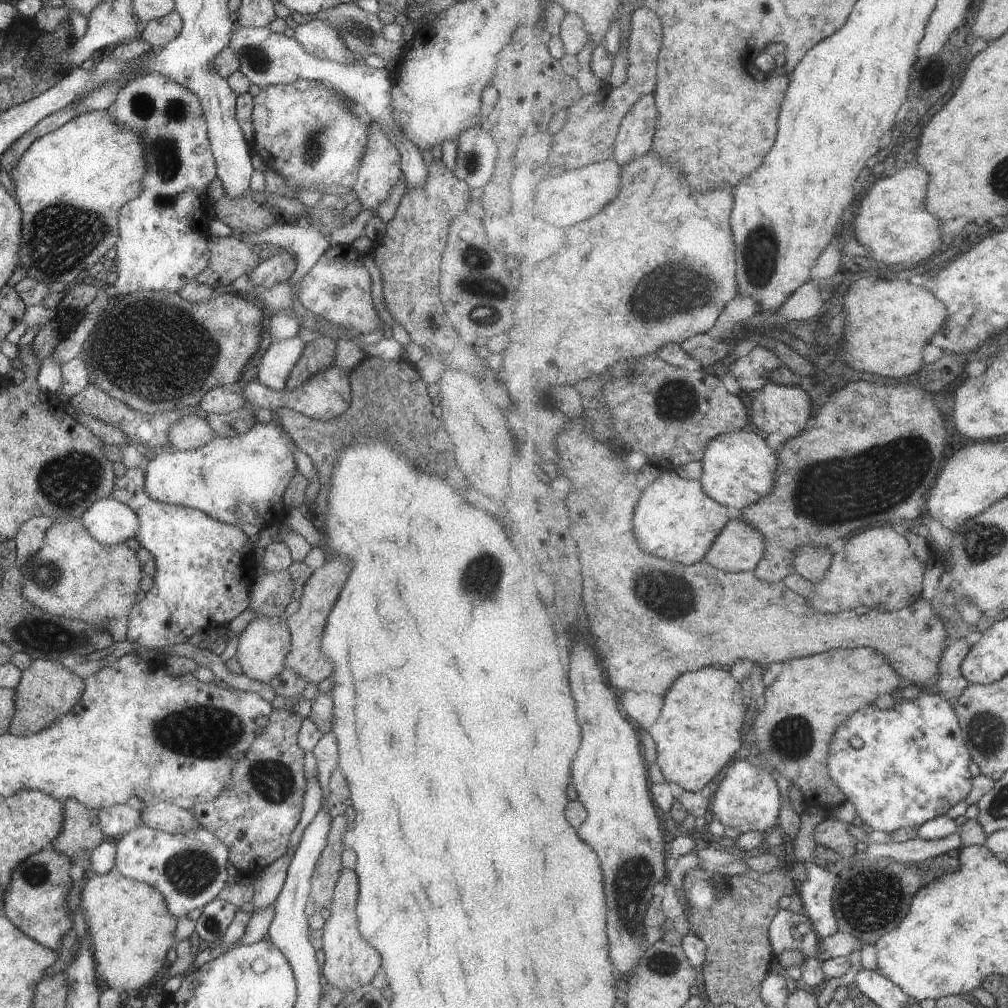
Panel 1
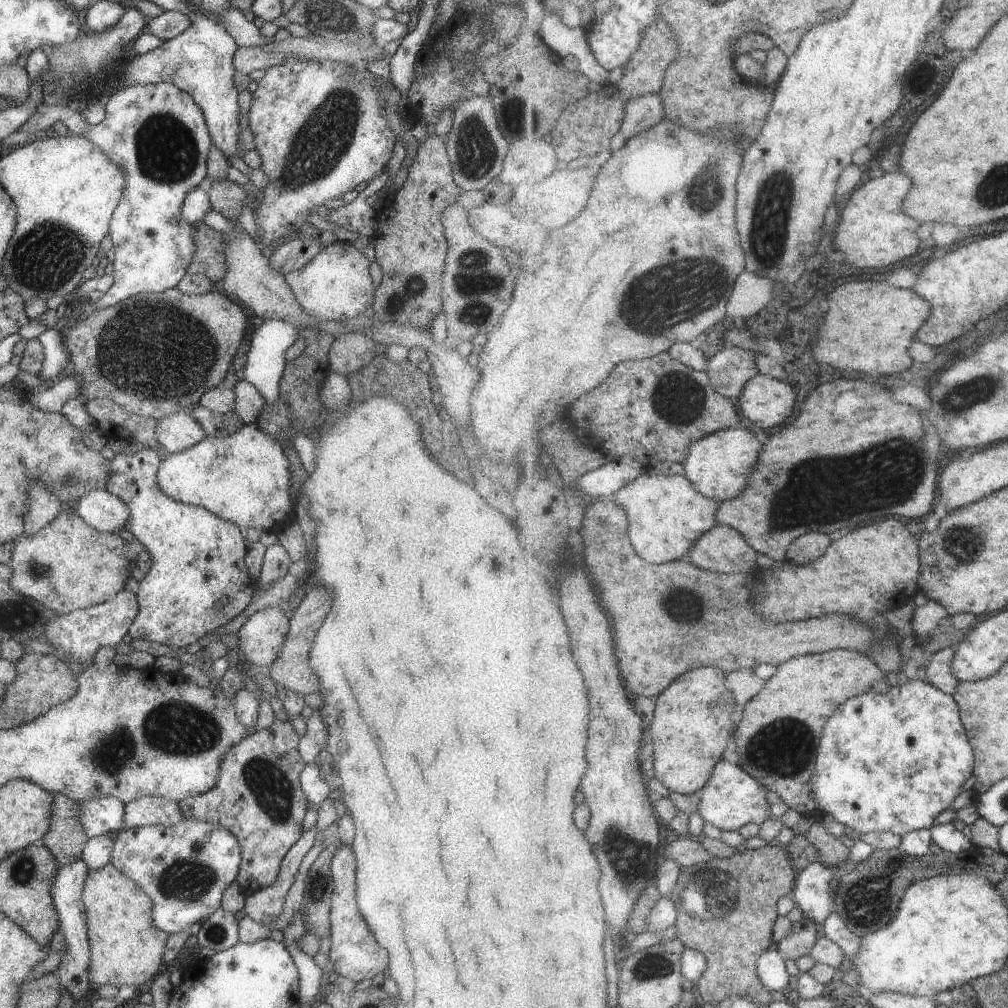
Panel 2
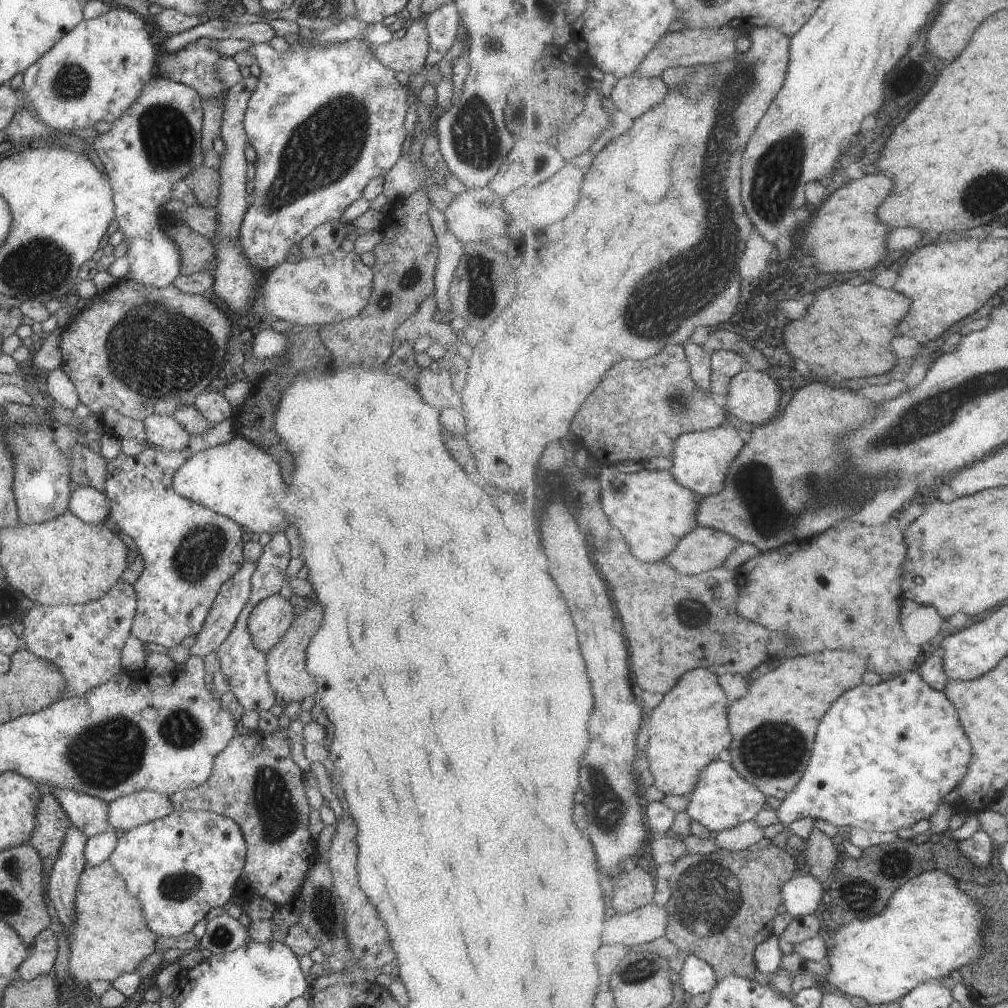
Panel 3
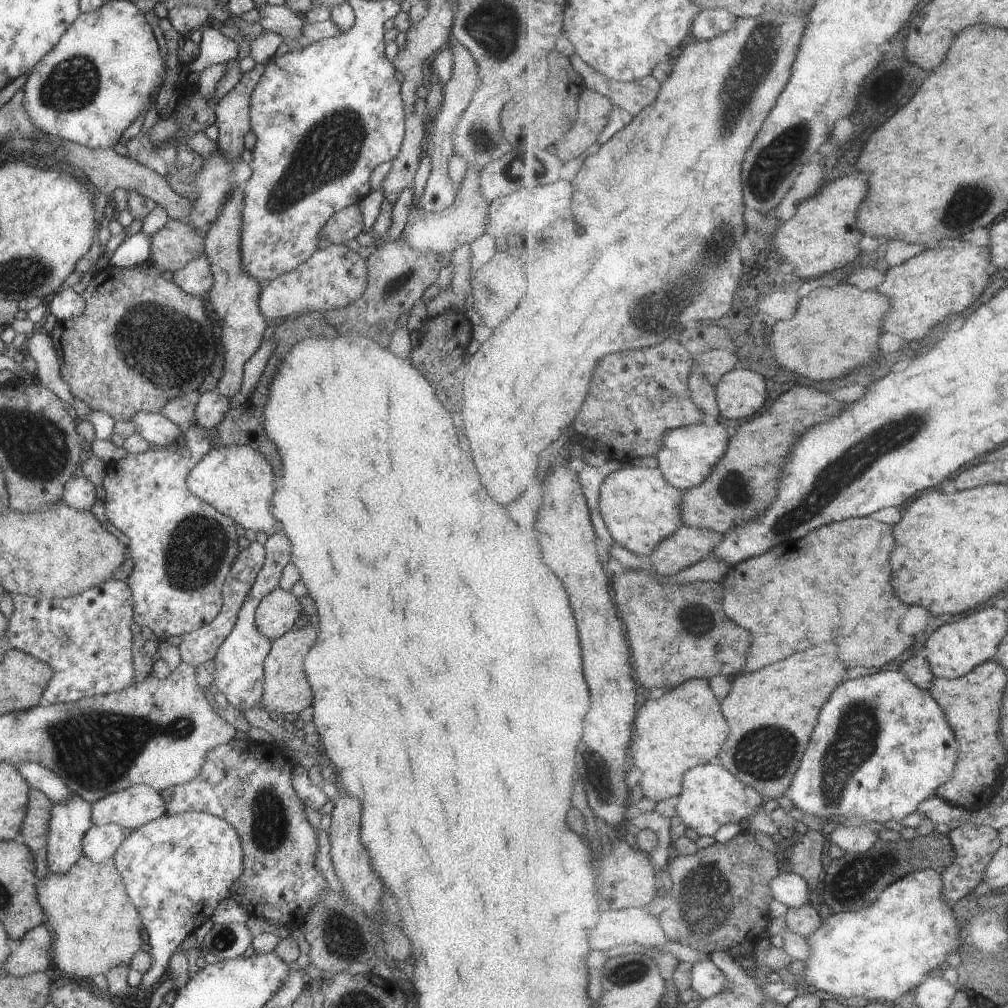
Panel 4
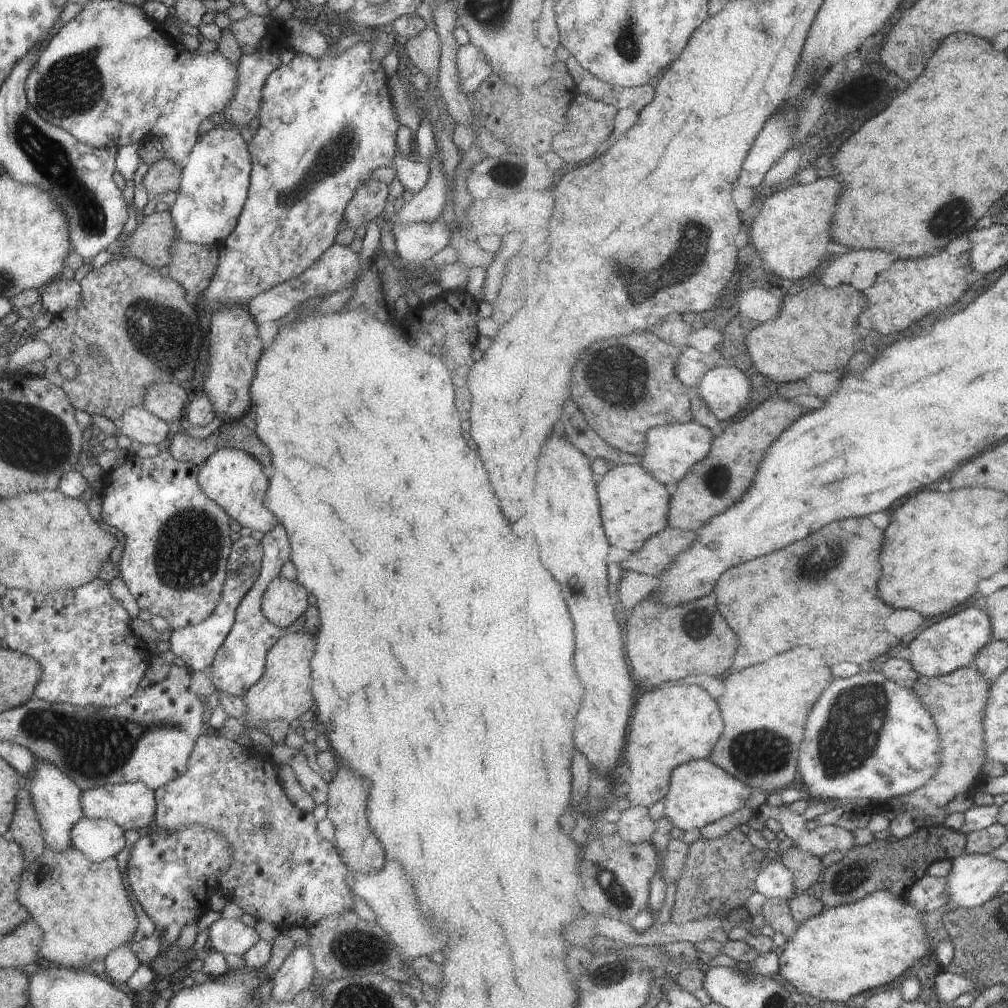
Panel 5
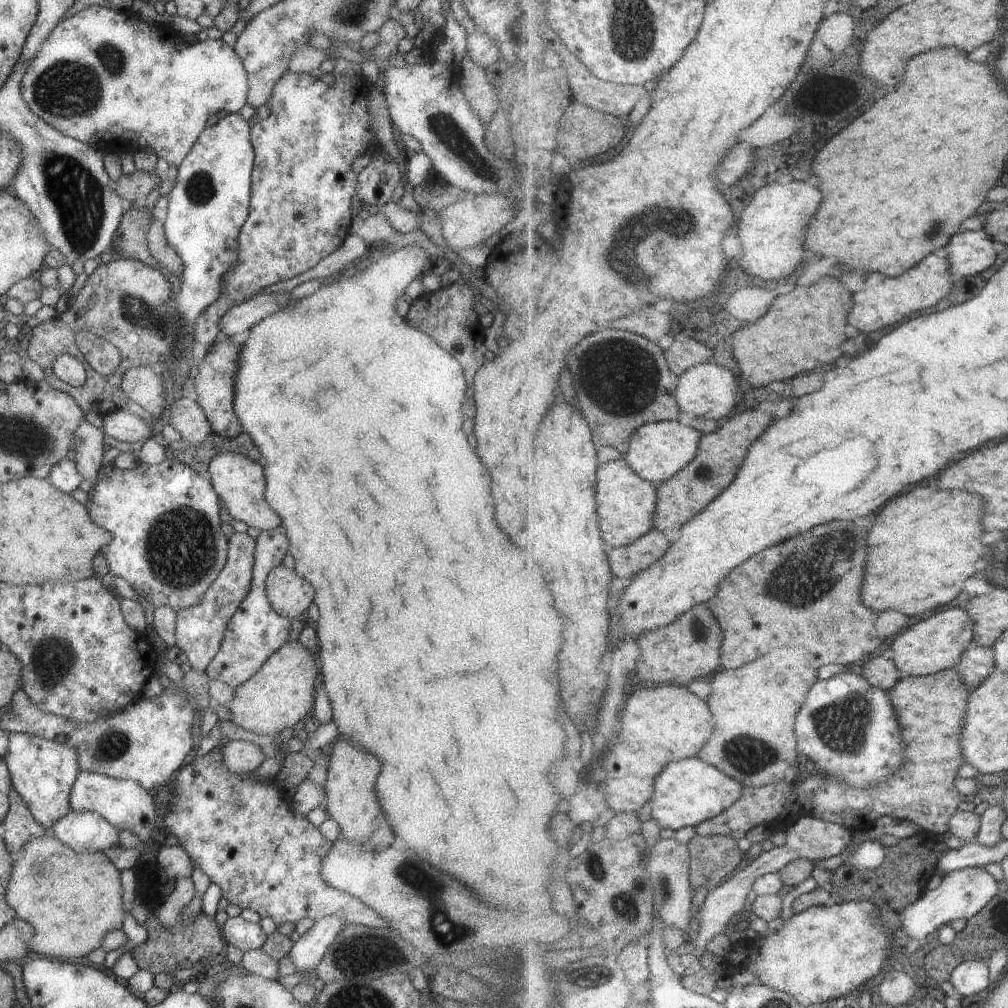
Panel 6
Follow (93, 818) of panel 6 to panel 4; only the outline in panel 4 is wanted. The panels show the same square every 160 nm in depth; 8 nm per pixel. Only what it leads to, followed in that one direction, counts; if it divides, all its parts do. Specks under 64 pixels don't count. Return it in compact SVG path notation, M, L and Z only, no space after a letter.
M113 823L91 825L81 837L82 854L93 864L112 856L126 837L126 830Z

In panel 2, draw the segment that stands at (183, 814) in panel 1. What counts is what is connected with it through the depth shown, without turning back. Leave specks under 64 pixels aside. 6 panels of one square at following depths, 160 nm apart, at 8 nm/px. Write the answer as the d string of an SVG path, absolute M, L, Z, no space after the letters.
M142 796L124 804L122 828L145 825L170 827L182 818L178 804L163 797Z

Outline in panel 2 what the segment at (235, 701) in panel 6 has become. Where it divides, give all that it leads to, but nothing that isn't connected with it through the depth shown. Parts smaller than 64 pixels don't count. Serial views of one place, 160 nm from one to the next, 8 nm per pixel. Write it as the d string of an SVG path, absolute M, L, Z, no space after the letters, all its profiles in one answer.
M315 582L315 585L306 593L304 599L291 612L288 619L289 630L286 639L283 641L275 660L265 671L274 684L293 692L300 692L303 696L319 691L318 676L312 672L312 668L308 665L308 658L317 629L323 622L323 618L327 616L327 612L329 612L329 604L331 604L331 600L327 598L323 586Z

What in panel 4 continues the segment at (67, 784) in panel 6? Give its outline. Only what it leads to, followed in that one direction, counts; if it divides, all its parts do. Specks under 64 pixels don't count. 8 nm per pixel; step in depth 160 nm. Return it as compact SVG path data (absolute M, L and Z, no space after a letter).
M73 795L65 802L50 808L48 835L46 840L46 872L54 875L66 873L82 854L81 837L91 828L90 805L80 796Z

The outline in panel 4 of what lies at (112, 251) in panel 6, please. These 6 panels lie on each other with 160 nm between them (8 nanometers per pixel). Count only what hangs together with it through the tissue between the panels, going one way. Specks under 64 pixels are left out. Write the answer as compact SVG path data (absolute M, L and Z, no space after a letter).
M168 218L149 241L149 261L167 271L178 271L203 254L204 237L187 222Z

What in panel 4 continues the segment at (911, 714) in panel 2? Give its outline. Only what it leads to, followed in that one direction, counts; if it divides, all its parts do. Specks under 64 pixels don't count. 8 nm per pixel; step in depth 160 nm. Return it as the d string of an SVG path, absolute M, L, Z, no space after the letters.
M893 667L842 683L819 716L810 748L786 793L797 813L803 811L832 823L845 815L860 813L882 825L915 813L923 800L935 797L935 792L955 776L959 765L958 738L946 713L928 690L918 688Z

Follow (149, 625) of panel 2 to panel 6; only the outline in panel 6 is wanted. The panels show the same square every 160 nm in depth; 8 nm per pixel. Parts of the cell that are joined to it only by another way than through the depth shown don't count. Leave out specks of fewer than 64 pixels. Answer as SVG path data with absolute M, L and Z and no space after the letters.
M166 457L155 466L138 462L136 468L125 471L101 465L87 491L85 506L90 520L110 534L110 540L99 552L111 576L125 580L135 594L153 606L167 604L175 611L197 604L225 565L227 538L221 531L219 499L206 475L194 472L182 462Z

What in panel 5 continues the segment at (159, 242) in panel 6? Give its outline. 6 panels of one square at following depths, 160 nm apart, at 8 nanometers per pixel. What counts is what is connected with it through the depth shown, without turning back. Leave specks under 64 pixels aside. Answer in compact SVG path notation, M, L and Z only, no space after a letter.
M174 241L169 244L167 278L178 283L187 294L197 294L209 284L218 260L218 247Z

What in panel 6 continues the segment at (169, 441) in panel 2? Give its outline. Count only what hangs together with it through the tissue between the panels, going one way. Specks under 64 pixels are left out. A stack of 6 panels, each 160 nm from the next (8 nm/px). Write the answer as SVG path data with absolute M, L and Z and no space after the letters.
M117 409L107 412L101 416L102 435L113 438L117 442L144 443L151 438L152 432L149 431L149 425L145 424L139 416L131 414L127 409Z

